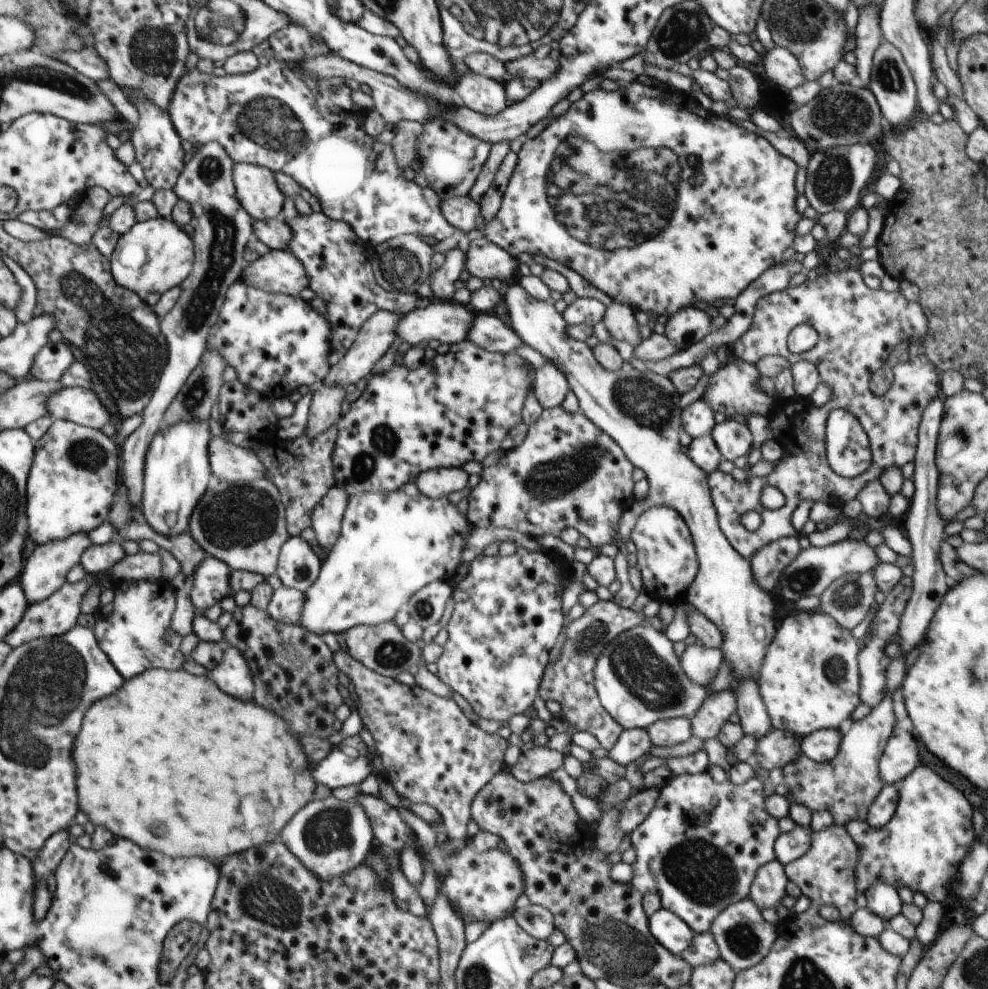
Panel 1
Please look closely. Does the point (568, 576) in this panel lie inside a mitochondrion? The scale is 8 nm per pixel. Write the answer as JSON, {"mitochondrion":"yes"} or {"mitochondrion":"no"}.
{"mitochondrion":"no"}

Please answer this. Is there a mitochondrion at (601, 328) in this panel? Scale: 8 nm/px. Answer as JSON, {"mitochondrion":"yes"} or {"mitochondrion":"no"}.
{"mitochondrion":"no"}

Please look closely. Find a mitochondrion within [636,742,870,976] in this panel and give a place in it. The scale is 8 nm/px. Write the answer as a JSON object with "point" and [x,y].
{"point":[704,877]}

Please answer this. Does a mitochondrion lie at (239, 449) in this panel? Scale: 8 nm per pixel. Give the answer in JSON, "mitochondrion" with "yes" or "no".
{"mitochondrion":"no"}

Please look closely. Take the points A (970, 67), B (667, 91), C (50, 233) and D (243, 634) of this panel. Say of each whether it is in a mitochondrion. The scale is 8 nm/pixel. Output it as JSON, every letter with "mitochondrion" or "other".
{"A":"other","B":"other","C":"other","D":"other"}

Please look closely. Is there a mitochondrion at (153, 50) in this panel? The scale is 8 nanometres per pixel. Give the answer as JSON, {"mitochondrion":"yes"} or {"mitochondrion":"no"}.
{"mitochondrion":"yes"}

